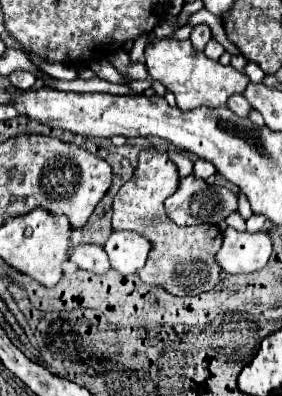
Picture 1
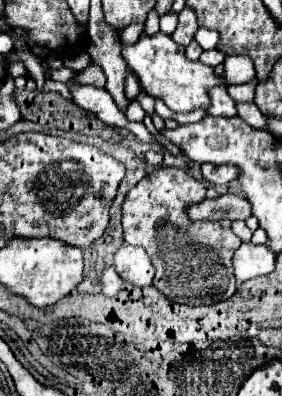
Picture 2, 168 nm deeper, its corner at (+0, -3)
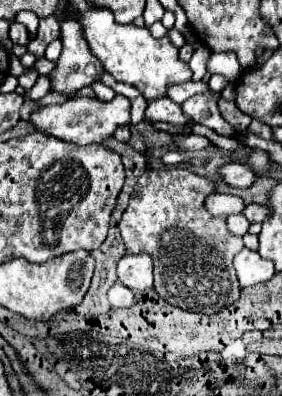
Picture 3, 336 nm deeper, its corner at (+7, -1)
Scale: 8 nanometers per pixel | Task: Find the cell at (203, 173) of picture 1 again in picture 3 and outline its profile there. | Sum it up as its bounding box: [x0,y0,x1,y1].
[217,162,257,188]

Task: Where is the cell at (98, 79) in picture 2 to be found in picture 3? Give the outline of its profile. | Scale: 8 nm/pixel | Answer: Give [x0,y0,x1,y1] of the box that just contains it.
[29,76,51,100]

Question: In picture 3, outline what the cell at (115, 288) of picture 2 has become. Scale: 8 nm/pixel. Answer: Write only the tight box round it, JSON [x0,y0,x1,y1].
[107,282,133,308]

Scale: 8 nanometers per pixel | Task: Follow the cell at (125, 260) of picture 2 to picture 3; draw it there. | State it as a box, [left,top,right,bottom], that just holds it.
[117,254,153,290]

